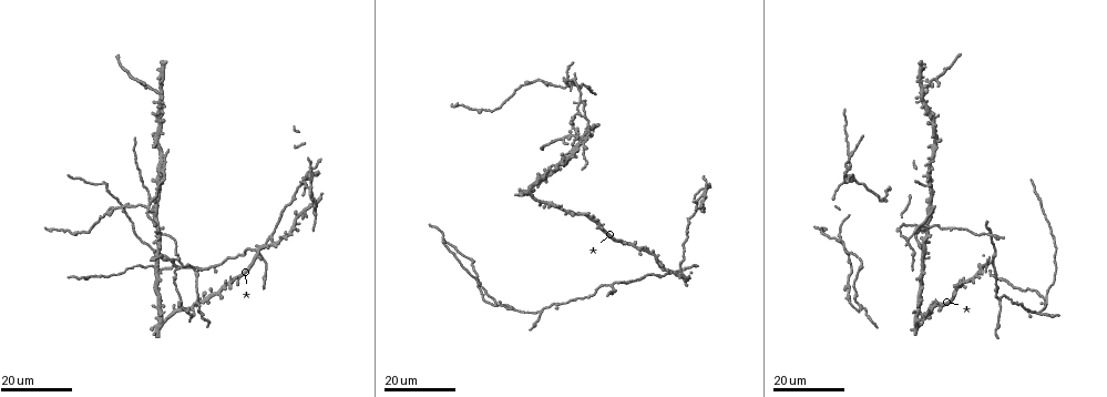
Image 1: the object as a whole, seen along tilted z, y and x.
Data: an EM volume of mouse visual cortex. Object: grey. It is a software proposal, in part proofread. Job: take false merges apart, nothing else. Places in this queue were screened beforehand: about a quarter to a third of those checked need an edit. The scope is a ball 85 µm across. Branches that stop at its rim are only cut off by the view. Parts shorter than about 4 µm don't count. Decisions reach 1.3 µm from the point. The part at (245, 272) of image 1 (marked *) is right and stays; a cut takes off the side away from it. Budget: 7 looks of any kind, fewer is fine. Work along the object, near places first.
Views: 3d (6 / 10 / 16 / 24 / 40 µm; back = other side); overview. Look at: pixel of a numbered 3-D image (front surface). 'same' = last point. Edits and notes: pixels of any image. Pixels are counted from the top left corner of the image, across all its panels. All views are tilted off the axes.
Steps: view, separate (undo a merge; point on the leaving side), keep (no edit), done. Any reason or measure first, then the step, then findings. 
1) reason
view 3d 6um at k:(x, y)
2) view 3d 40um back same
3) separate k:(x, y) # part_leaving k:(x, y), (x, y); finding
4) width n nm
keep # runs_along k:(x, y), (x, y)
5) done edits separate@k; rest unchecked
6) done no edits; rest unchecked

arms part here
view 3d 24um at 1:(612, 283)

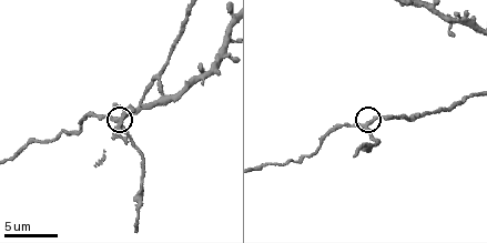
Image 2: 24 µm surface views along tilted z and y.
view 3d 6um at 2:(365, 125)

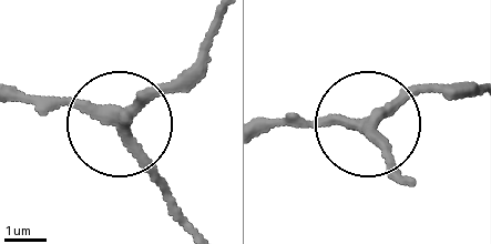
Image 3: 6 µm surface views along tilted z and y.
view 3d 6um back at 3:(121, 124)

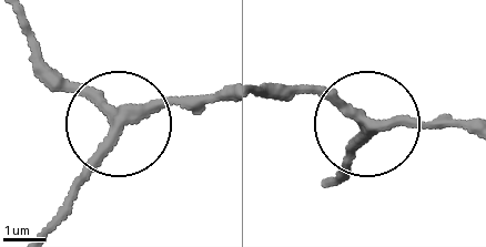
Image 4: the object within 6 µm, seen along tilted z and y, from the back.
width 270 nm
keep # continuous, no second neuron

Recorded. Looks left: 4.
looks like a crossing
view 3d 24um at 1:(679, 269)

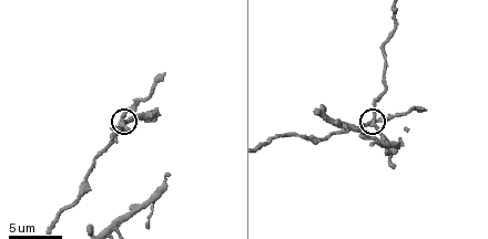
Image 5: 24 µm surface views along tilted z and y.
view 3d 10um at 5:(374, 118)

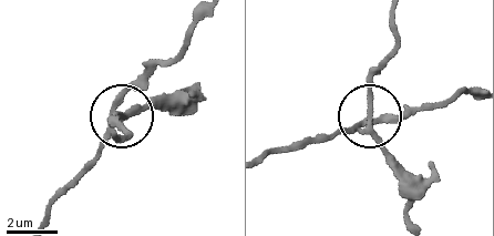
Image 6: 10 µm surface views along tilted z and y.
width 220 nm
separate 6:(148, 108) # a second neuron is stuck on

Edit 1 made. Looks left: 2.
arms part here
view 3d 16um at 1:(178, 256)

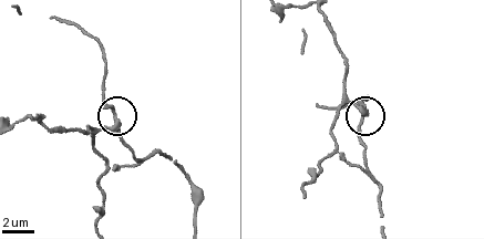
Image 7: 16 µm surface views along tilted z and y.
view 3d 10um at 7:(118, 124)

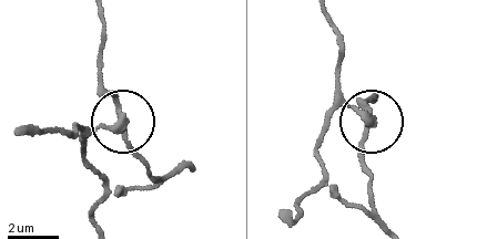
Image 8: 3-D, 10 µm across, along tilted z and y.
arms 3
keep # runs_along 8:(190, 169), (153, 175), (129, 144), (100, 74); all the same neuron

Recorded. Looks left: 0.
done edits separate@6; rest unchecked

